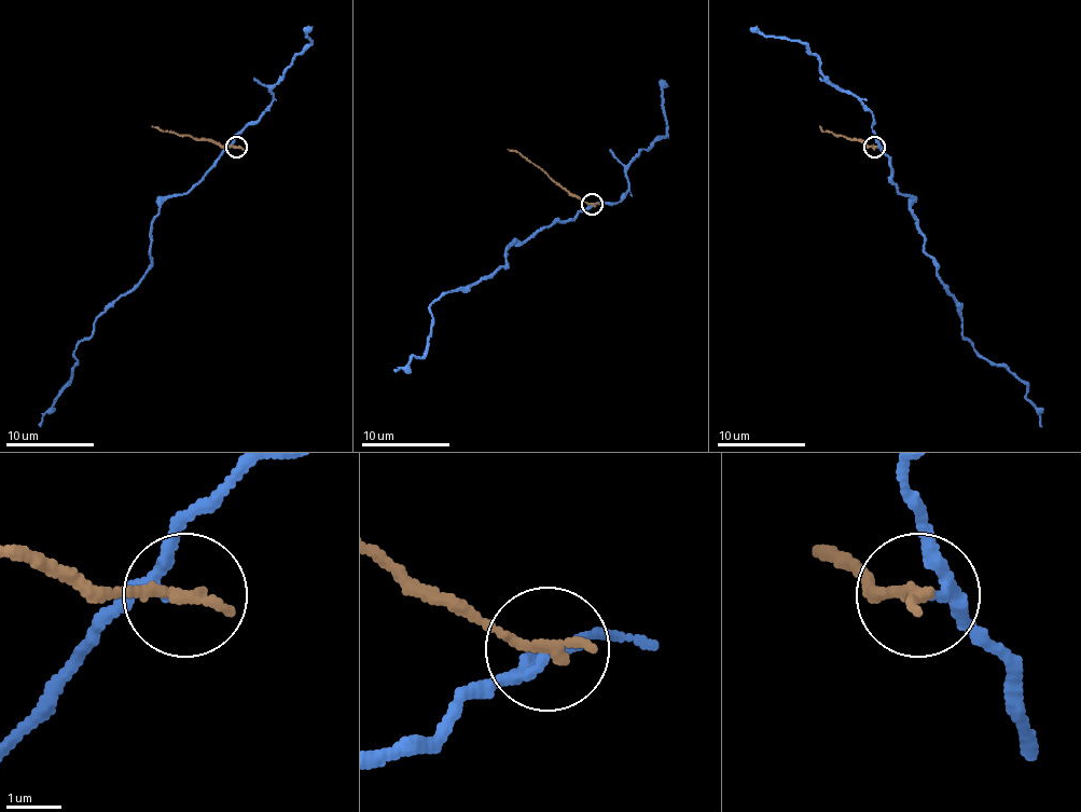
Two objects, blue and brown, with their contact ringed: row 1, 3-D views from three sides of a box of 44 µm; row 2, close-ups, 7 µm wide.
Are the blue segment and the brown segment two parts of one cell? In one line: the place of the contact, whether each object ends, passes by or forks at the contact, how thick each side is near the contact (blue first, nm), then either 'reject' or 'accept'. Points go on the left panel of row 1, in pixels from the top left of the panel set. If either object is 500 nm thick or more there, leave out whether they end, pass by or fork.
place (236, 147); blue passes by; brown ends; calibres 150 and 280 nm; reject

